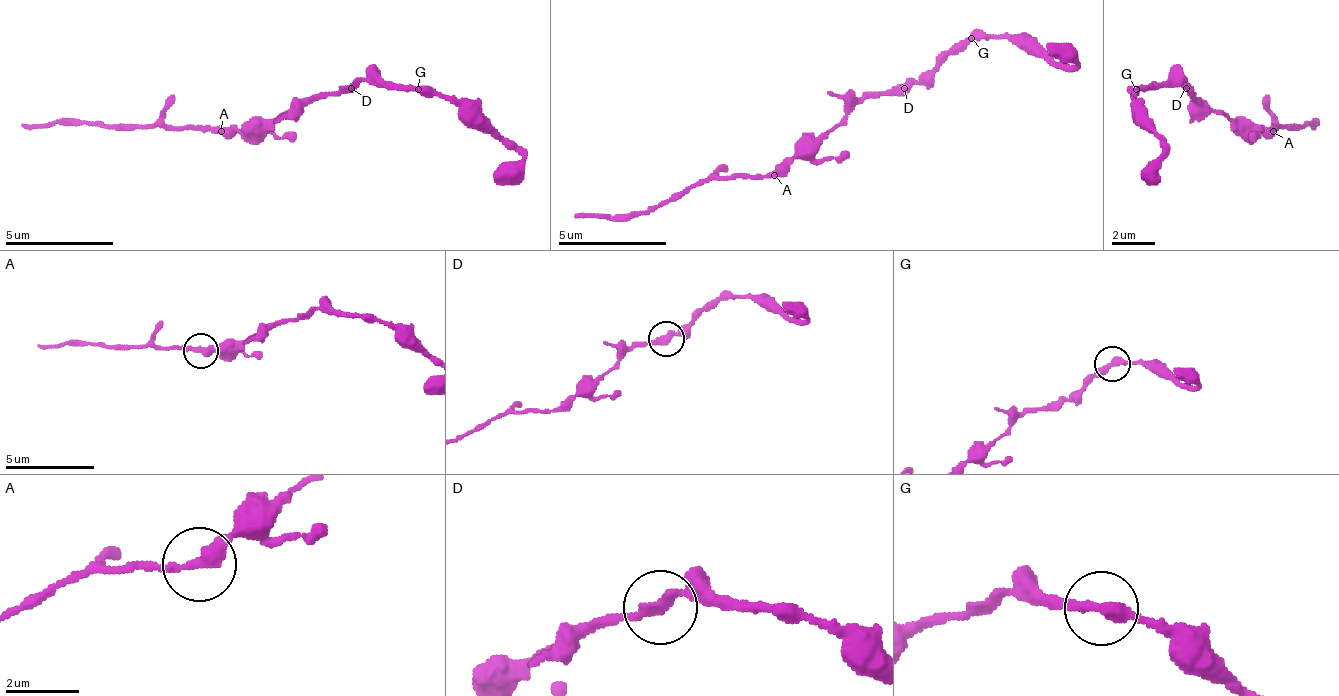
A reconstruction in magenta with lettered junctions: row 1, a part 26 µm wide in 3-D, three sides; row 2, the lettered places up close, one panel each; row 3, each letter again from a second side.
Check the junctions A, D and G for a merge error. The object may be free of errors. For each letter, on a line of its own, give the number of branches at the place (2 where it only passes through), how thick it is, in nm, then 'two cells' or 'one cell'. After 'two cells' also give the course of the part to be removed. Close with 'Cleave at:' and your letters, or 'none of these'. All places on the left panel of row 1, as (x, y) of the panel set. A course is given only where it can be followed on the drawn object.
A: 2 | 320 nm | one cell
D: 2 | 280 nm | one cell
G: 2 | 320 nm | two cells | (417, 88), (465, 99), (520, 153), (493, 180)
Cleave at: G

